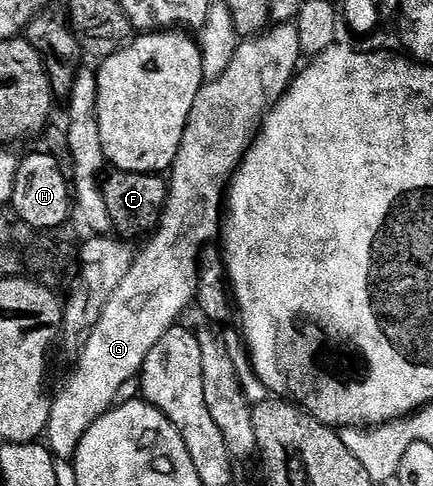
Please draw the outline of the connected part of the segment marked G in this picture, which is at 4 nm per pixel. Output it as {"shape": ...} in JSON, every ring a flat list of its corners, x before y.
{"shape":[[274,24,264,33,258,33,256,37,244,38,238,44,234,58,231,59,225,73,213,80,206,80,202,85,195,99,195,107,191,107,191,115,183,131,181,146,167,177,169,197,165,200,161,224,144,242,145,250,134,256,133,266,119,287,116,287,114,293,107,299,98,322,84,338,85,346,81,349,77,370,70,375,65,390,57,398,55,396,52,398,49,407,49,425,45,429,44,436,56,458,60,460,72,458,83,435,87,435,91,423,95,423,95,419,99,419,113,408,119,387,126,383,127,379,140,374,151,347,155,347,155,343,159,343,159,339,163,339,163,335,167,335,167,331,180,322,177,320,184,315,185,308,189,304,191,306,194,304,199,276,199,254,209,247,204,245,211,244,216,237,218,240,223,233,223,206,227,201,227,186,237,168,241,166,246,151,253,146,257,130,265,120,265,114,289,89,289,84,293,82,302,64,301,60,303,61,303,54,296,24]]}

